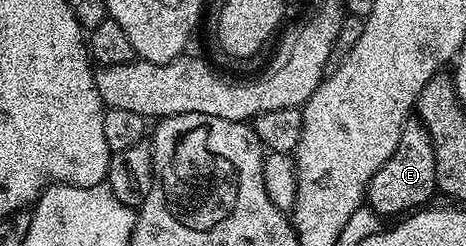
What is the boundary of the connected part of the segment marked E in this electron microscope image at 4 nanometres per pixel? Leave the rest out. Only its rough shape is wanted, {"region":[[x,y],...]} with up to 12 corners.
{"region":[[408,119],[385,166],[367,184],[382,218],[430,205],[435,151]]}

